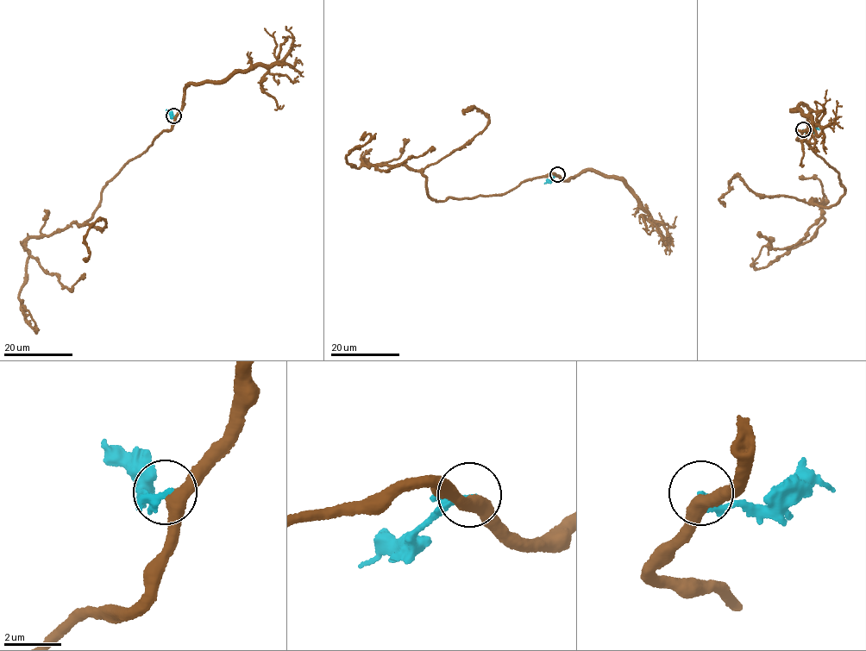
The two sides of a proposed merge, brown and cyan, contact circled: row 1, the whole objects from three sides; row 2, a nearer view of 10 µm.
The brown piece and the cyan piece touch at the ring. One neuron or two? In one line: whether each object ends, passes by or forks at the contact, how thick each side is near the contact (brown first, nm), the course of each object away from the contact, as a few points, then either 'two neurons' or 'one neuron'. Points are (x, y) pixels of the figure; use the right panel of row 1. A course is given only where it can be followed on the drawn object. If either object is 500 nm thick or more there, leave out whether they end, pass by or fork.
brown passes by; cyan ends there; 440 nm thick on the brown side, 280 nm on the other; brown runs (803, 129), (844, 194), (813, 201), (827, 201), (812, 238), (755, 266), (774, 238); cyan runs (803, 129), (818, 129); two neurons

